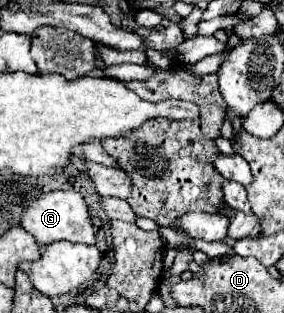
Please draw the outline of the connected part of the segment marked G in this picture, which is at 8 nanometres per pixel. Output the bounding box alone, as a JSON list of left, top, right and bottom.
[21,192,95,244]

